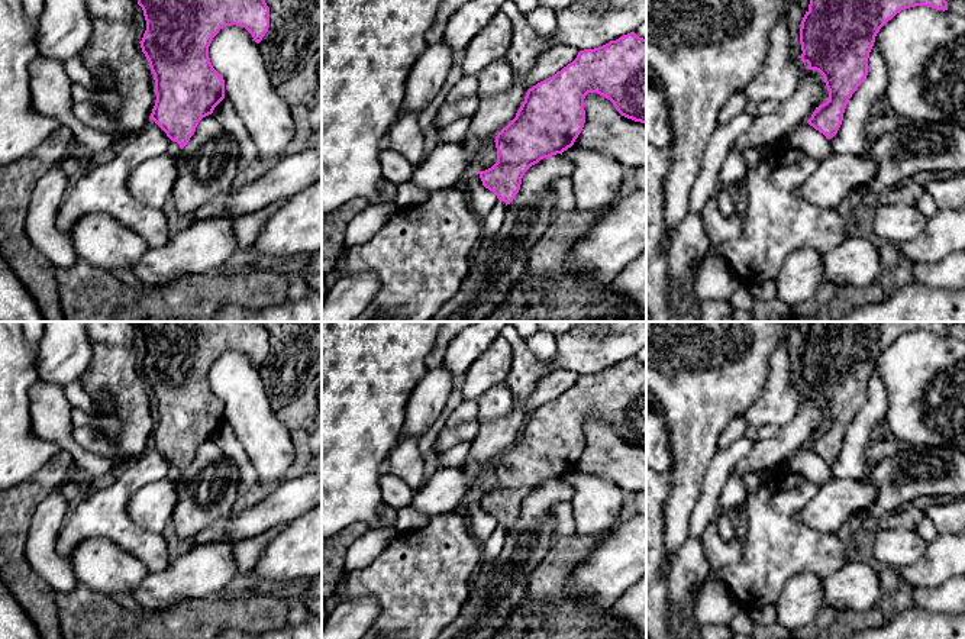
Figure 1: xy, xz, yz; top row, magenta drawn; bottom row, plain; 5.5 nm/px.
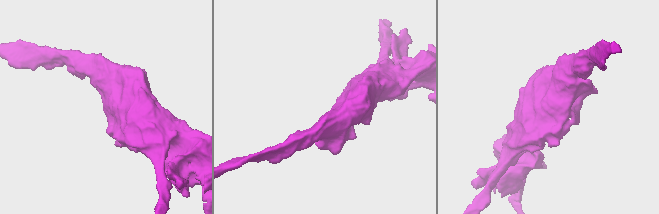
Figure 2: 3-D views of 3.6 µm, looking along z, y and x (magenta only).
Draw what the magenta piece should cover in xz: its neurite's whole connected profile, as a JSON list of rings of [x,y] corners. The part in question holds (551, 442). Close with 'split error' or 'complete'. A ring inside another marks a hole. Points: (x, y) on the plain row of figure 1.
[[[630,356],[603,371],[580,375],[571,388],[529,413],[516,442],[496,461],[497,487],[478,496],[482,510],[510,529],[532,490],[562,480],[574,469],[585,448],[584,423],[588,417],[609,423],[622,440],[646,448],[646,364]]] | complete

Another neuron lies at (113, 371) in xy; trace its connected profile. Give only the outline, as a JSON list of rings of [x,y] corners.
[[[94,345],[93,359],[81,378],[94,409],[104,393],[112,404],[113,417],[123,426],[113,438],[125,462],[139,458],[151,445],[156,426],[155,404],[149,387],[136,364],[133,348]]]

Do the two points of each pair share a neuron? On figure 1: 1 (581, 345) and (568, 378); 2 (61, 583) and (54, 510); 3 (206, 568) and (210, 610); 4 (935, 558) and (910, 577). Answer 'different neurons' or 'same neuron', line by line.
1: different neurons
2: same neuron
3: different neurons
4: same neuron

